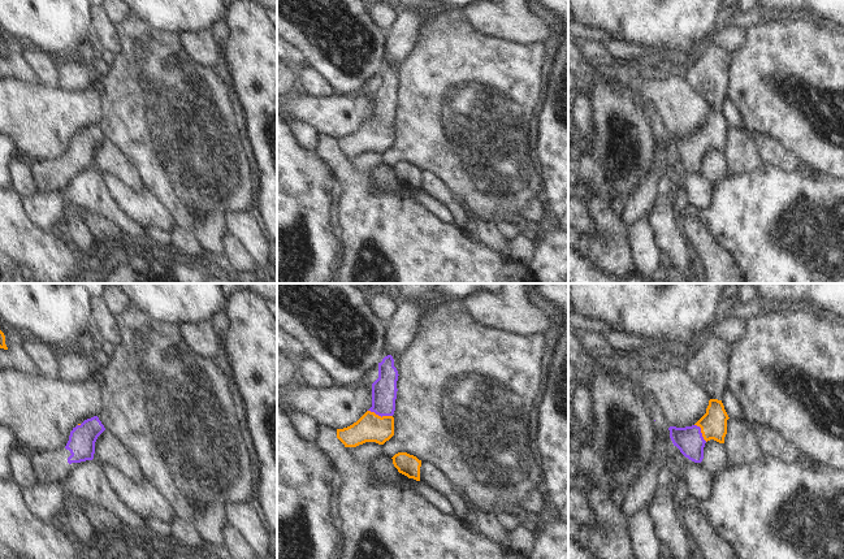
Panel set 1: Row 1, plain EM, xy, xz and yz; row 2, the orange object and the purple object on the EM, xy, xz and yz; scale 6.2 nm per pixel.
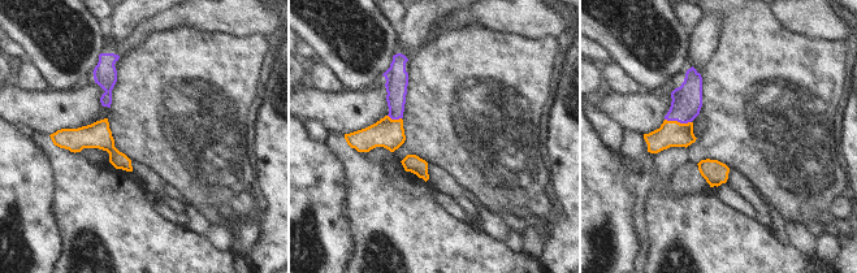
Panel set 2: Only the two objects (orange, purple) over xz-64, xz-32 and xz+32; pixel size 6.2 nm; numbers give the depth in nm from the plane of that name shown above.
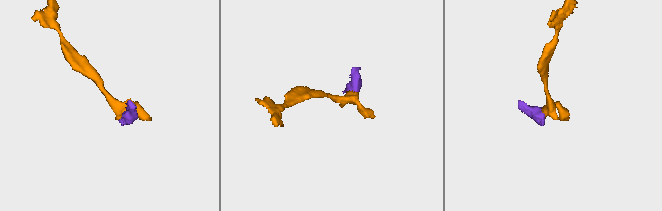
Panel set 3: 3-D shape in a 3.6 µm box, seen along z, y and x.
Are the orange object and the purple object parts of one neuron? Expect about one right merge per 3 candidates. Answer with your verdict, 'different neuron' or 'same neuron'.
same neuron

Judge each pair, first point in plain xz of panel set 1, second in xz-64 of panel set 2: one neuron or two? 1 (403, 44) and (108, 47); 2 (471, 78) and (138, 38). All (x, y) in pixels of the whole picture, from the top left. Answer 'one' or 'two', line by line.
1: two
2: two

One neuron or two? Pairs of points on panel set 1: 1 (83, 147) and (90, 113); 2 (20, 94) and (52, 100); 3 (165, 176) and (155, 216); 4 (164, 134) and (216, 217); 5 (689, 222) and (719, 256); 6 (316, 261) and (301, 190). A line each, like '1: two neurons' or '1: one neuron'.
1: two neurons
2: one neuron
3: two neurons
4: one neuron
5: one neuron
6: one neuron

